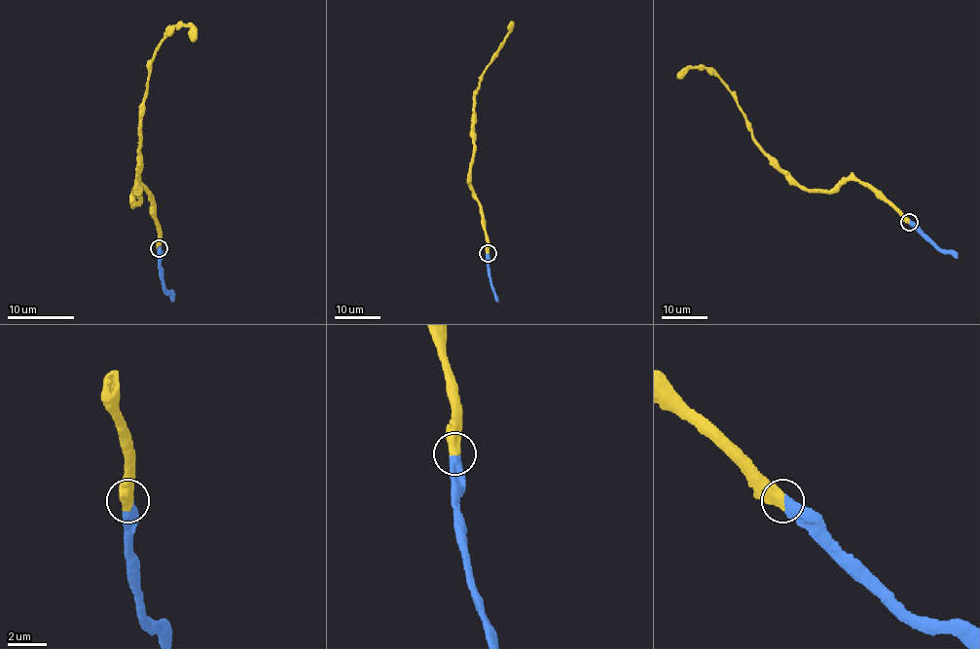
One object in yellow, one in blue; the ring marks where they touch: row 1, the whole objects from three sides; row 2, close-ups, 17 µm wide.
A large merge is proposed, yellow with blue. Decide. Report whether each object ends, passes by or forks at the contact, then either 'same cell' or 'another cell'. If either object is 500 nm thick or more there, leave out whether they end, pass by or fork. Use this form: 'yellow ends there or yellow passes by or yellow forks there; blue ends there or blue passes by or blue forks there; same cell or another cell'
same cell

